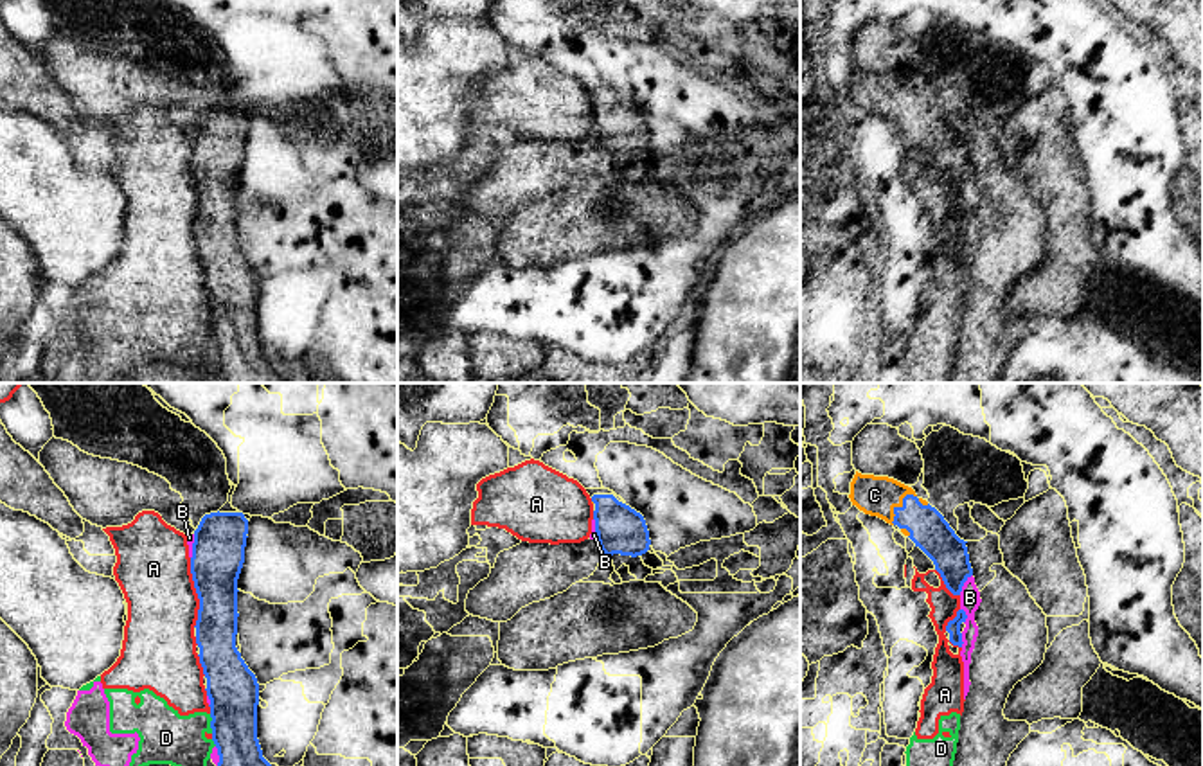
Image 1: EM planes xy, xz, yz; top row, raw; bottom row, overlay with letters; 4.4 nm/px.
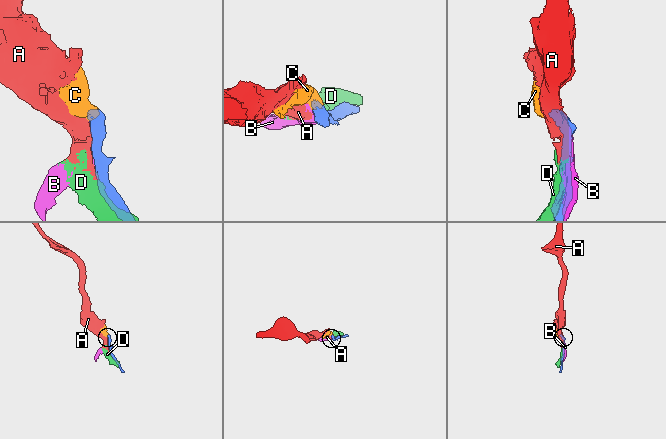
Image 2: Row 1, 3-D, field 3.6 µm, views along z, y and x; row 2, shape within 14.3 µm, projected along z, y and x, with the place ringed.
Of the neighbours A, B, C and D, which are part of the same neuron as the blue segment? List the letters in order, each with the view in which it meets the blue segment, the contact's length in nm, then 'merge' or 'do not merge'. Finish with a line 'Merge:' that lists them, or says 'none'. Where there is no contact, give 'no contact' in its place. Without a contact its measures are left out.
A: xy | 320 nm | do not merge
B: yz | 110 nm | do not merge
C: yz | 190 nm | merge
D: xy | 90 nm | do not merge
Merge: C

